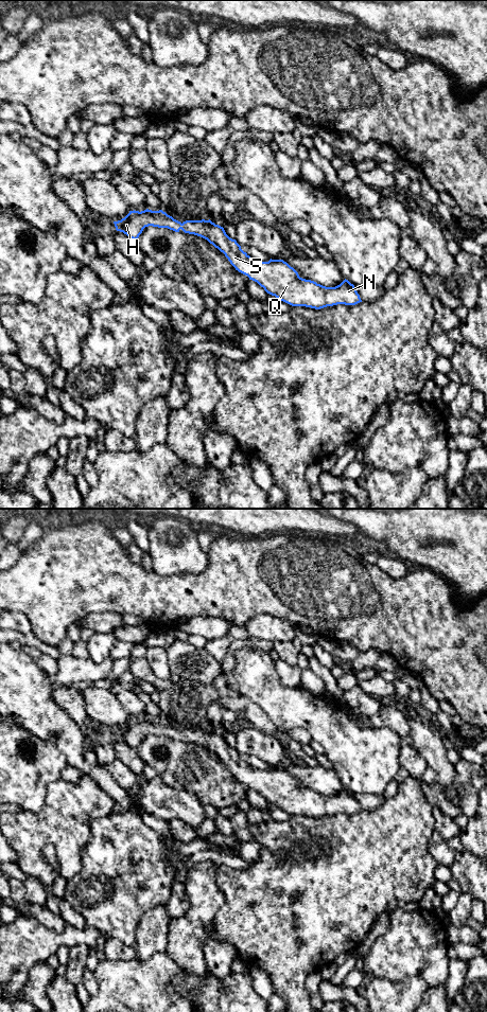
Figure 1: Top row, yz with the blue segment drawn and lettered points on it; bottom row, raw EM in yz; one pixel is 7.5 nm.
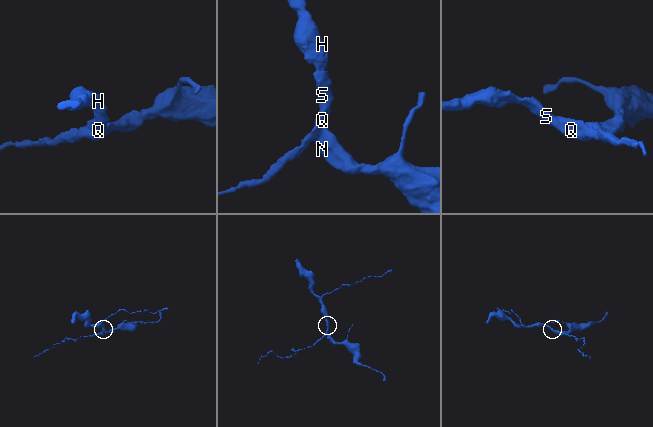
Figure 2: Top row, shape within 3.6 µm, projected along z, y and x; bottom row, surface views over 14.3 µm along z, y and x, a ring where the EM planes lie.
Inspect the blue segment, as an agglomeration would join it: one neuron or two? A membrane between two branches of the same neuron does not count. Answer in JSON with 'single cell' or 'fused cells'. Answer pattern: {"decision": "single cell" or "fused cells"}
{"decision": "single cell"}

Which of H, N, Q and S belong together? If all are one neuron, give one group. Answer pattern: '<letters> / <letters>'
H N Q S

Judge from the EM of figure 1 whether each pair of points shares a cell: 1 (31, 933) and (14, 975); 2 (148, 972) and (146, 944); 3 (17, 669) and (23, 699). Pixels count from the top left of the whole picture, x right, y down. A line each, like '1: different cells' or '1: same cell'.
1: same cell
2: different cells
3: same cell

